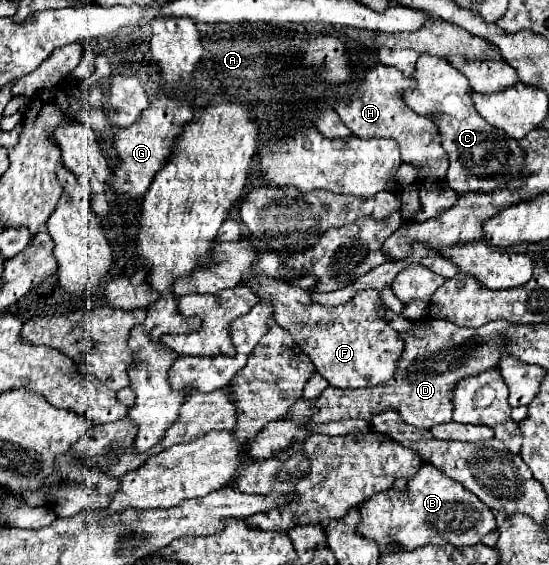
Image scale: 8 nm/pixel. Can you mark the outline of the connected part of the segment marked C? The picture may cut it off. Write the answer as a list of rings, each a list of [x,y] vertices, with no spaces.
[[[422,55],[420,63],[416,63],[414,79],[416,89],[404,91],[404,101],[408,101],[412,111],[436,123],[442,135],[442,147],[450,157],[446,183],[458,195],[494,191],[522,177],[520,171],[526,159],[524,149],[516,139],[506,137],[506,133],[496,127],[490,127],[490,123],[478,115],[472,101],[472,87],[456,67],[452,67],[446,59]]]

